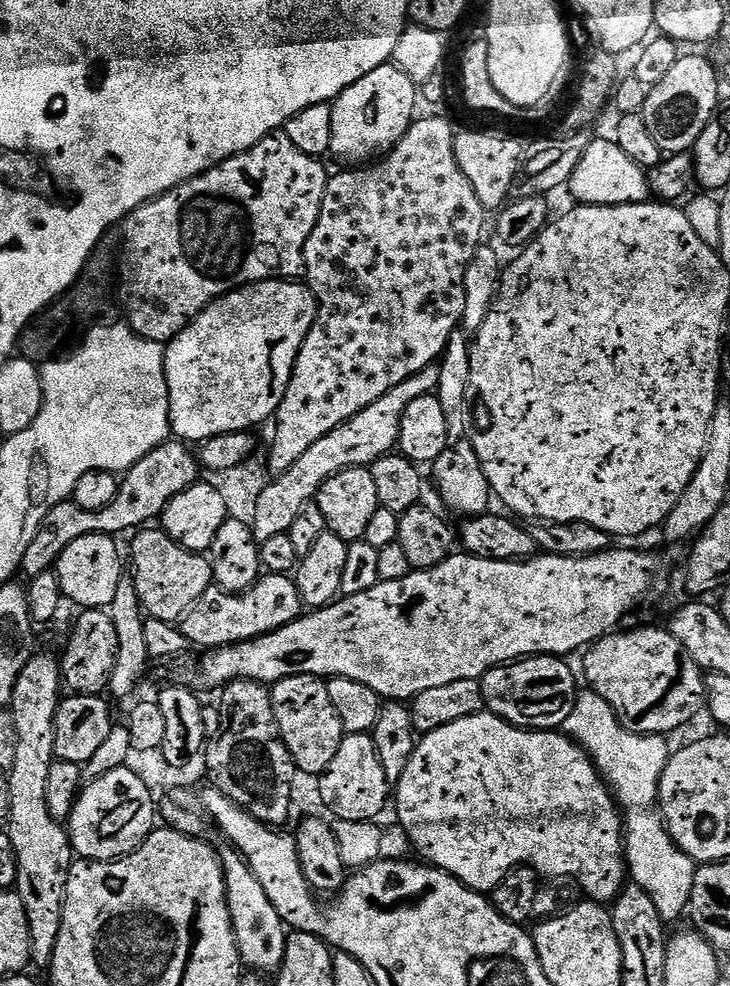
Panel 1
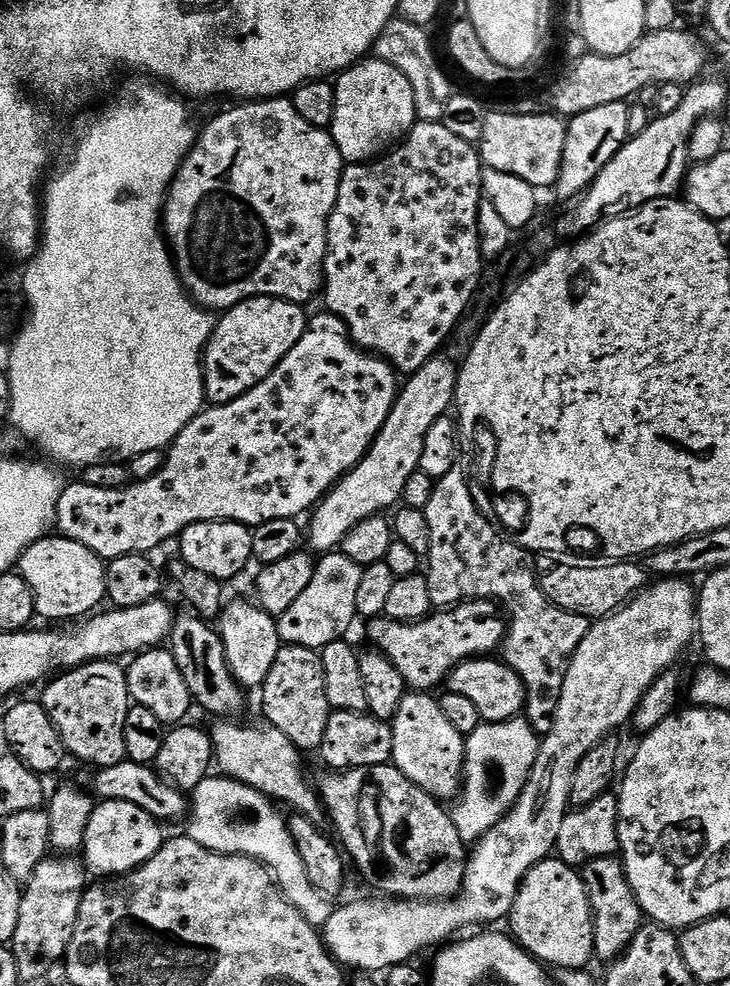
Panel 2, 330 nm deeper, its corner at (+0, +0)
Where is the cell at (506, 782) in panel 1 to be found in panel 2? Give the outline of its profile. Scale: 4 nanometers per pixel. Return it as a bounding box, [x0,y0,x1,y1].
[390,690,466,802]

